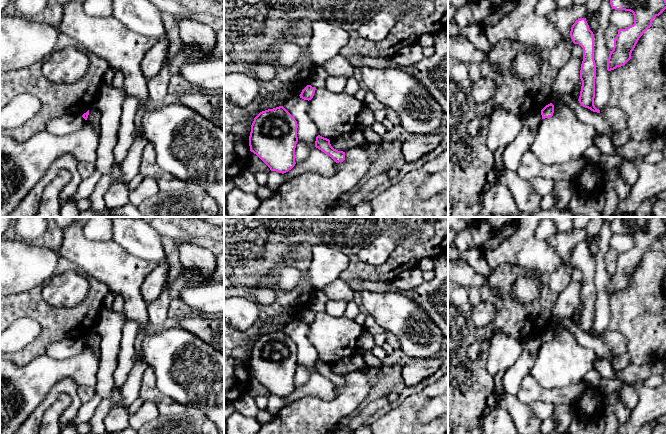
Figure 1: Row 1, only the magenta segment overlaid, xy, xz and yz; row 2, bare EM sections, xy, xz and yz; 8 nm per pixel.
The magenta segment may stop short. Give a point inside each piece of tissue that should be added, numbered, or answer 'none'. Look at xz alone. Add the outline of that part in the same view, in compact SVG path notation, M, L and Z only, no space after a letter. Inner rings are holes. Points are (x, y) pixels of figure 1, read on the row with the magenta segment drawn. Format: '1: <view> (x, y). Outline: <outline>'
none

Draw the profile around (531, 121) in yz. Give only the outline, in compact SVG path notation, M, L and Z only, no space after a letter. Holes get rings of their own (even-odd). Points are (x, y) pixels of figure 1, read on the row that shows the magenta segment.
M541 111L523 113L521 119L523 124L521 132L505 147L502 154L503 165L508 171L516 171L522 156L533 149L538 129L543 120Z

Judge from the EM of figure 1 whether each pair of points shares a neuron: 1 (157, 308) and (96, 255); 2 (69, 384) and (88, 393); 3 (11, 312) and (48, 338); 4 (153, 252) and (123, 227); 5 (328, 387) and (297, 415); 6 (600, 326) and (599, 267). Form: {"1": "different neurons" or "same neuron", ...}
{"1": "different neurons", "2": "different neurons", "3": "same neuron", "4": "same neuron", "5": "different neurons", "6": "same neuron"}

